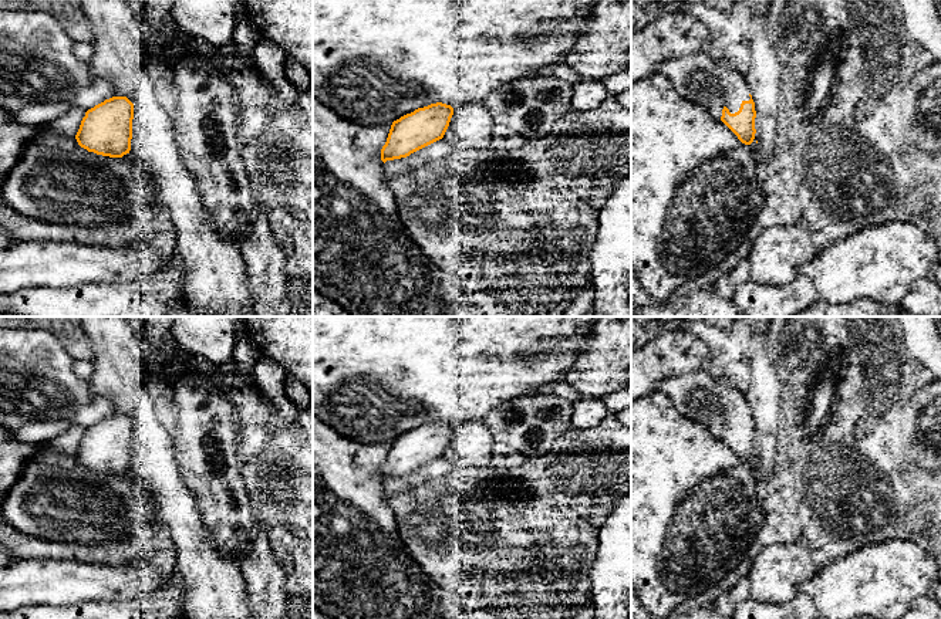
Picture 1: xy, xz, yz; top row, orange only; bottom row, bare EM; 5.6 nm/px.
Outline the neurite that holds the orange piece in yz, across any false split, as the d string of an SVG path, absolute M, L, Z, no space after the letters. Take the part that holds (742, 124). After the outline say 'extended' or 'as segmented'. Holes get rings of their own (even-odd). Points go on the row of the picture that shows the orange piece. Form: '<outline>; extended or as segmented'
M716 61L716 70L724 104L721 121L742 143L751 145L756 133L756 111L746 77L721 61Z; extended

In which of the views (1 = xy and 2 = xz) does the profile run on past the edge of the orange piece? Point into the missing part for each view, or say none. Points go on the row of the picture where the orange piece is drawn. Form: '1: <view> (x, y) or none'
1: none
2: none

